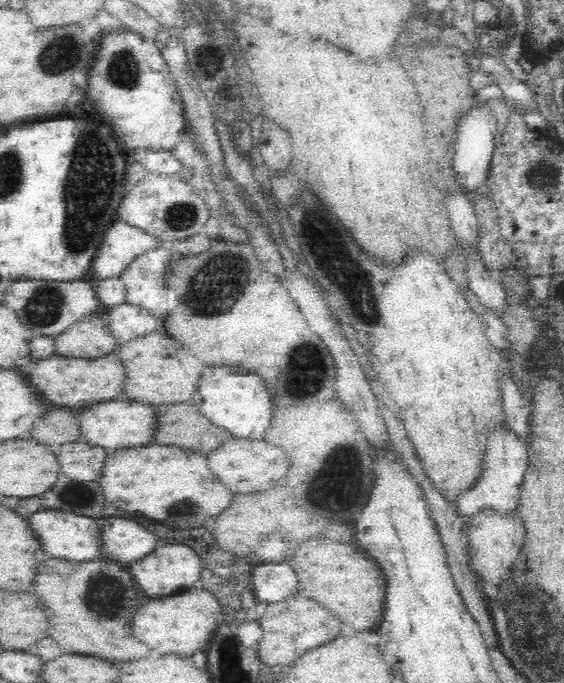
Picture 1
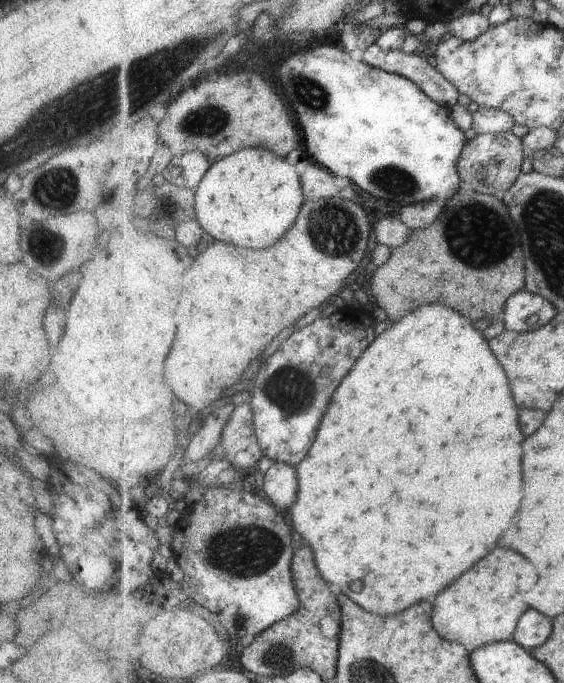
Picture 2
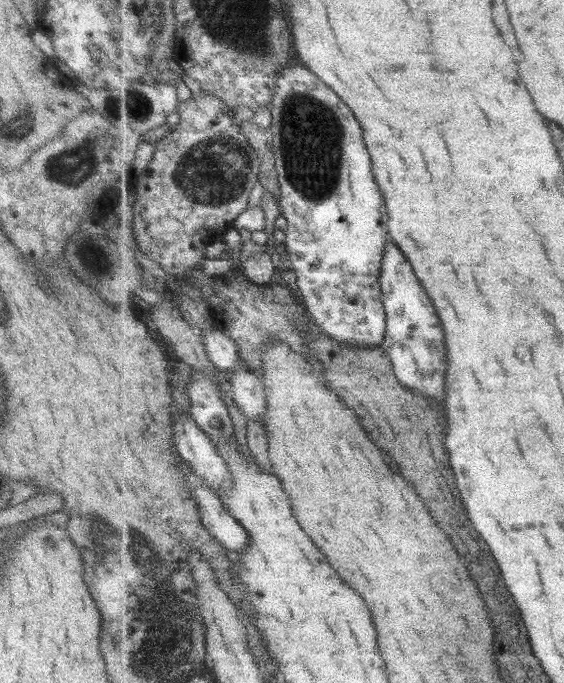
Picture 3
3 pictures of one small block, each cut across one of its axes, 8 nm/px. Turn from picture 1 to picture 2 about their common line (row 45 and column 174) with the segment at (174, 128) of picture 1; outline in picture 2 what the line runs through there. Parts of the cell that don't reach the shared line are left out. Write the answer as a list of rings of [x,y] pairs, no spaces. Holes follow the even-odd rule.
[[[225,70],[225,73],[205,75],[159,113],[159,142],[169,148],[173,157],[185,152],[204,152],[214,162],[253,146],[263,146],[286,157],[301,142],[301,130],[297,130],[285,100],[275,92],[271,80],[263,80],[255,72],[231,76]]]

